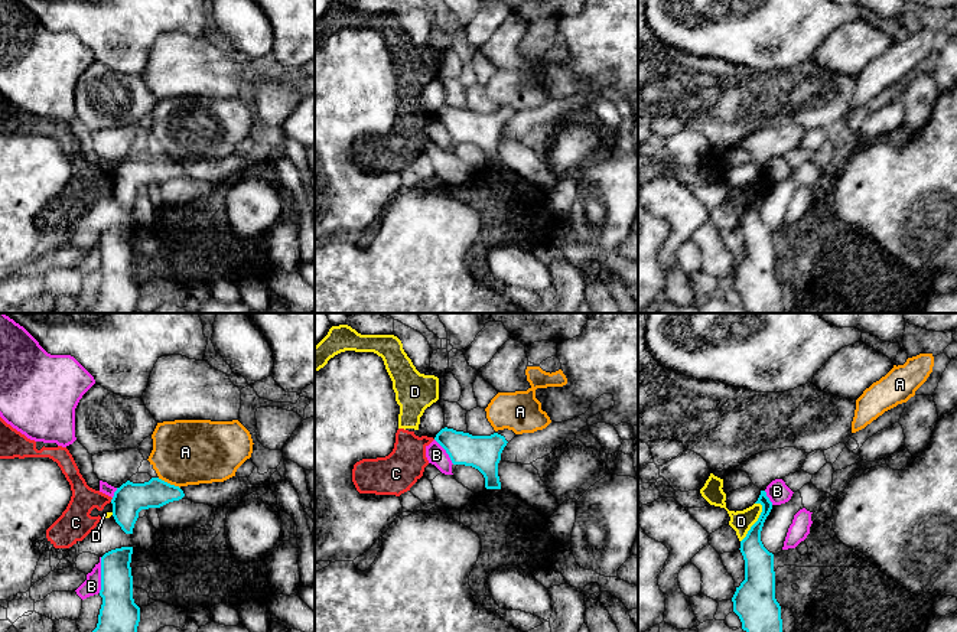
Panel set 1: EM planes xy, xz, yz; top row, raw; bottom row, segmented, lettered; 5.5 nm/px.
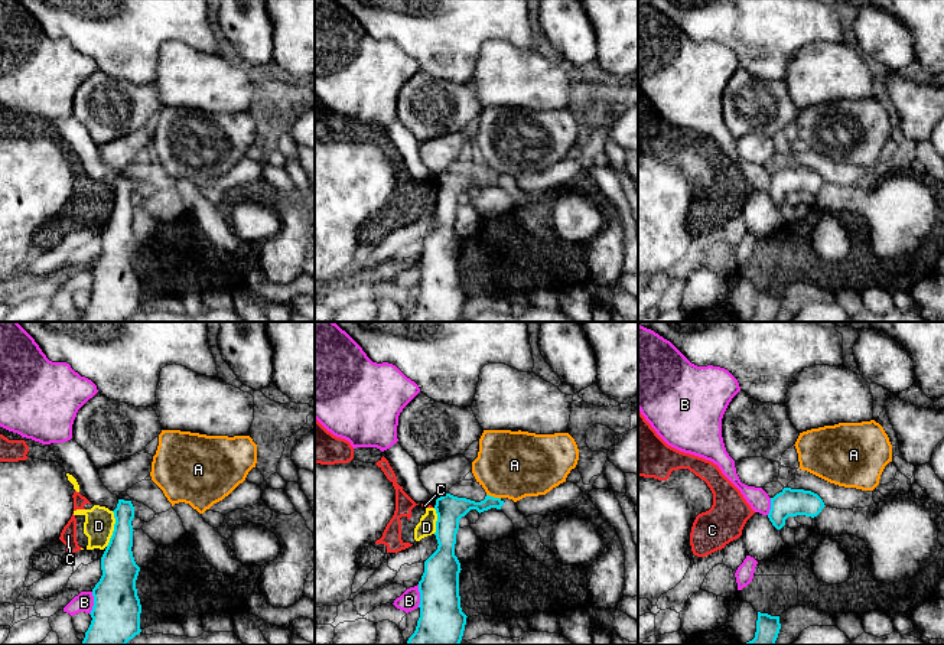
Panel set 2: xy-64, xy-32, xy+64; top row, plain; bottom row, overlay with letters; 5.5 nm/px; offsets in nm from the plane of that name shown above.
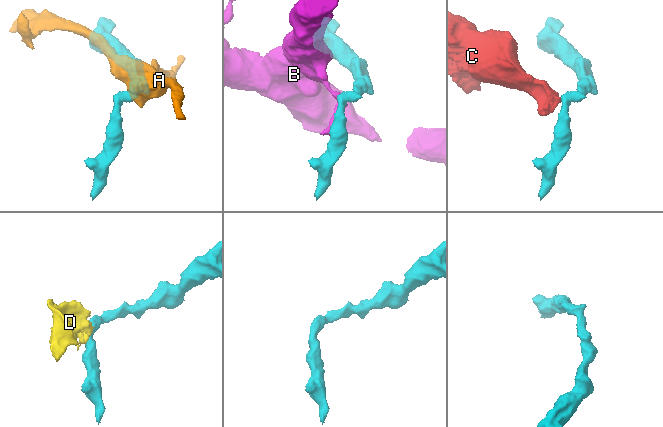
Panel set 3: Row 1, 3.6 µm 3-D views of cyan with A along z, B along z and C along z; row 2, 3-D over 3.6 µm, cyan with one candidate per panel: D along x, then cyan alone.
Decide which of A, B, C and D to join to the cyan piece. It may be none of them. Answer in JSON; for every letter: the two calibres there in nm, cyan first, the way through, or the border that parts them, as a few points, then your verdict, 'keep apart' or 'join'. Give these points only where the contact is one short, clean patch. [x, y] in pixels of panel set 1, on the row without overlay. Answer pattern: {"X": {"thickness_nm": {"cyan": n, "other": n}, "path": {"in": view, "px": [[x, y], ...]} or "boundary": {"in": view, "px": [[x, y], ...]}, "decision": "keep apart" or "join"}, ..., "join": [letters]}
{"A": {"thickness_nm": {"cyan": 180, "other": 360}, "boundary": {"in": "xy", "px": [[158, 155], [179, 165]]}, "decision": "keep apart"}, "B": {"thickness_nm": {"cyan": 220, "other": 100}, "decision": "keep apart"}, "C": {"thickness_nm": {"cyan": 180, "other": 190}, "boundary": {"in": "xy", "px": [[113, 175], [110, 178]]}, "decision": "keep apart"}, "D": {"thickness_nm": {"cyan": 160, "other": 120}, "boundary": {"in": "yz", "px": [[759, 179], [759, 194], [741, 218]]}, "decision": "keep apart"}, "join": []}

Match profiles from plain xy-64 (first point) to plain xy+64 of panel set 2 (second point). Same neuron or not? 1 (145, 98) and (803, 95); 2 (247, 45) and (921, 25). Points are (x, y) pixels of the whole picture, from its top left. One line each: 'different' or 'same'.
1: different
2: different

